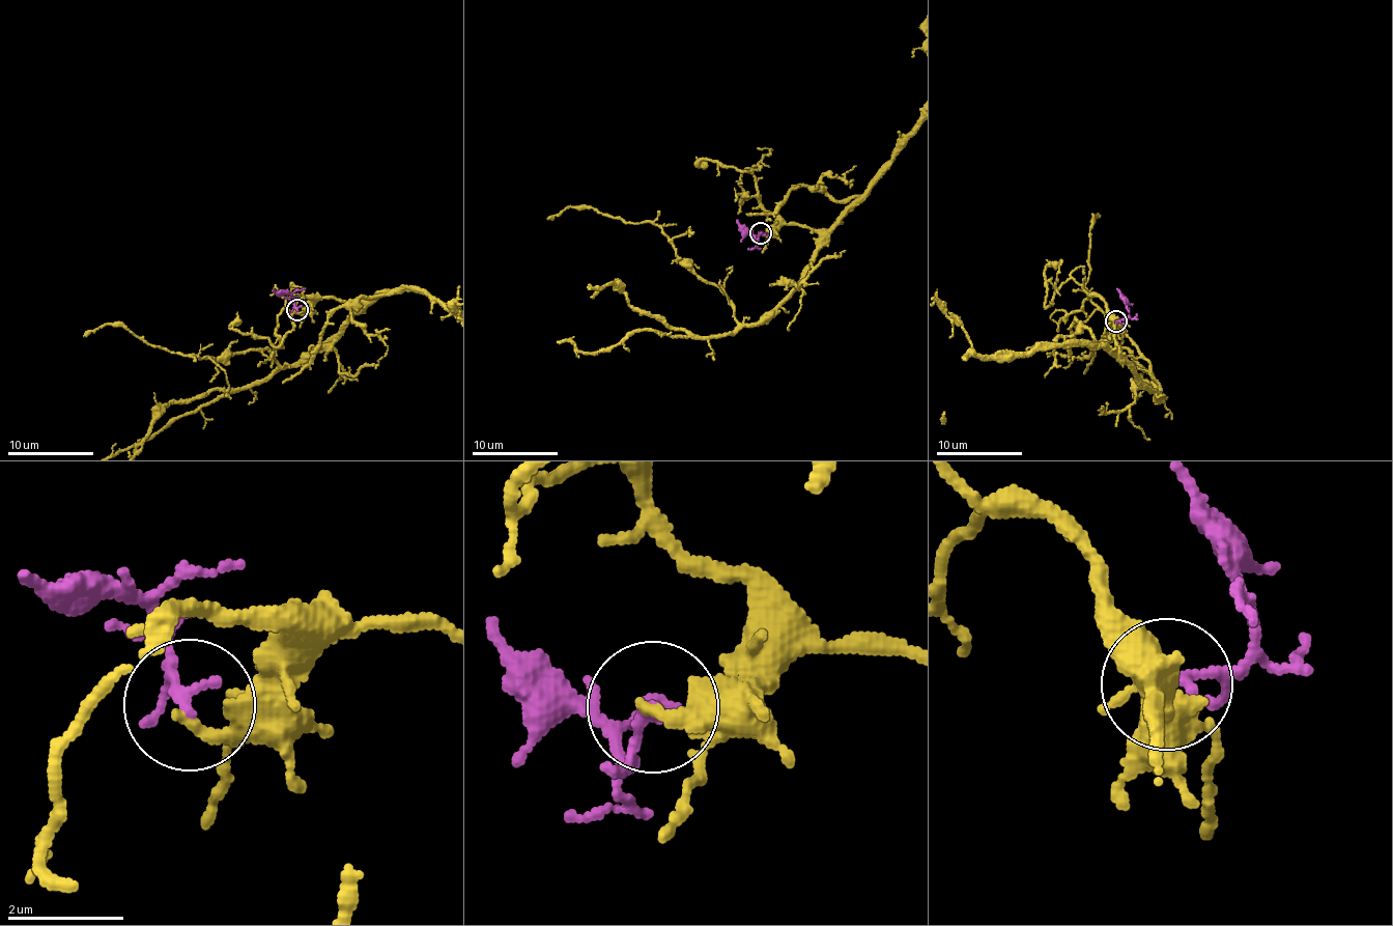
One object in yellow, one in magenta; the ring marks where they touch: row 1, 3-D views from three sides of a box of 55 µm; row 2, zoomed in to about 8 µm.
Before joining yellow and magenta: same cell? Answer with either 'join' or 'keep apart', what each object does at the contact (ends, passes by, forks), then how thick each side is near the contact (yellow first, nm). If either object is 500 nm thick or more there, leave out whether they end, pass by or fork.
keep apart; yellow ends there; magenta passes by; 240 nm thick on the yellow side, 140 nm on the other

